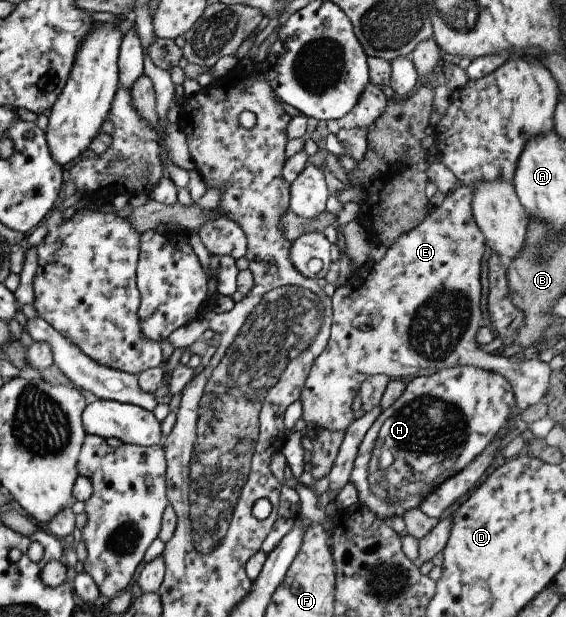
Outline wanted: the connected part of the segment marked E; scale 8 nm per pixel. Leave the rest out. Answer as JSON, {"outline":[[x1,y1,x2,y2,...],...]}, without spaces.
{"outline":[[459,186,454,191,445,195,445,198,441,202,441,205,429,210,426,217,418,224,412,231,407,231,404,235,400,235,388,249,385,249,385,254,380,261,368,261,366,264,362,264,358,269,355,269,354,273,346,279,344,285,337,287,331,296,331,326,328,341,326,347,322,350,322,353,314,359,312,367,310,367,304,387,300,391,300,403,302,403,301,418,305,423,314,423,314,425,321,426,324,430,344,430,350,425,350,422,354,420,357,414,352,412,352,399,356,397,359,385,364,379,372,377,373,375,386,375,390,380,398,380,401,377,406,379,414,378,415,376,440,371,446,368,453,368,456,366,472,366,476,368,482,368,483,370,497,373,508,380,510,387,514,394,514,405,516,405,516,413,518,416,524,409,528,409,530,405,534,405,541,401,542,395,548,391,550,387,550,368,548,364,532,358,529,360,523,359,522,361,512,361,504,356,490,355,482,351,482,347,478,347,479,343,476,343,476,331,480,327,480,321,482,321,482,313,480,312,480,261,482,261,482,253,484,253,485,239,480,229,475,224,472,217,472,210,470,207,470,201,472,201,472,192,469,187]]}

